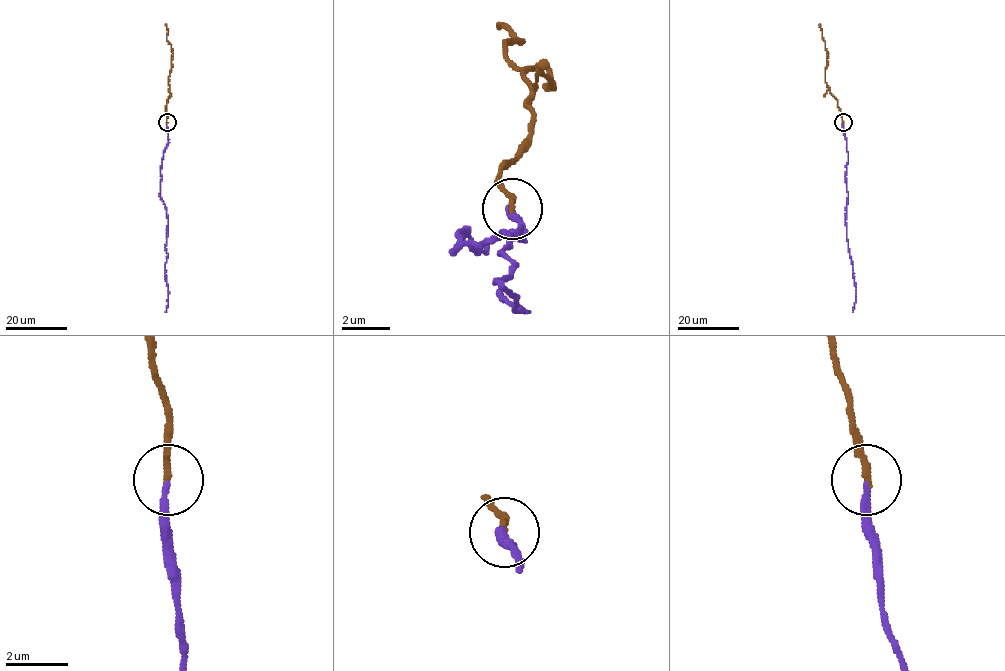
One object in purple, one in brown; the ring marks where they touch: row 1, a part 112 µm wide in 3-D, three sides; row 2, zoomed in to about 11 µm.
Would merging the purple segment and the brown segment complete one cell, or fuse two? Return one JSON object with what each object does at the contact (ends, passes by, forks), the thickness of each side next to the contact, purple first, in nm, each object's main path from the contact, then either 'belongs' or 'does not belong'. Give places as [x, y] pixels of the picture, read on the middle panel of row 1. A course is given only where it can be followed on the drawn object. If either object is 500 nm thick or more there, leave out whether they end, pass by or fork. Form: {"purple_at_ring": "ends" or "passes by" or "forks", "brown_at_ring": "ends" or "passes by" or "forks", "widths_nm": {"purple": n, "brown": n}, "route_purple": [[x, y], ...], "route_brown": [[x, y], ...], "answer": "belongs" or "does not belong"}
{"purple_at_ring": "ends", "brown_at_ring": "ends", "widths_nm": {"purple": 200, "brown": 220}, "route_purple": [[511, 210], [523, 240], [480, 252], [468, 228], [456, 252], [517, 228], [498, 289], [529, 313], [498, 283]], "route_brown": [[511, 210], [498, 186], [529, 131], [523, 70], [553, 89], [498, 28]], "answer": "belongs"}

